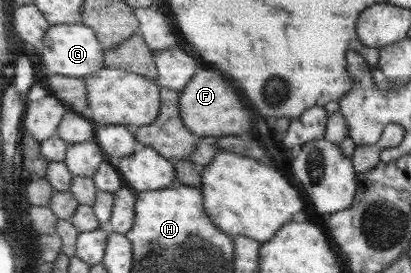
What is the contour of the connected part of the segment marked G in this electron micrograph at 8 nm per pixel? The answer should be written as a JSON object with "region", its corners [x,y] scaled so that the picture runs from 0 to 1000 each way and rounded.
{"region":[[[197,81],[158,92],[122,92],[105,125],[102,161],[92,172],[107,249],[127,256],[127,271],[204,286],[217,271],[253,249],[253,176],[236,139],[236,125],[217,95]]]}

